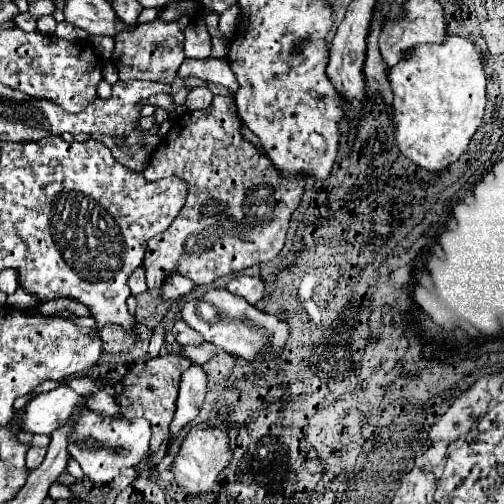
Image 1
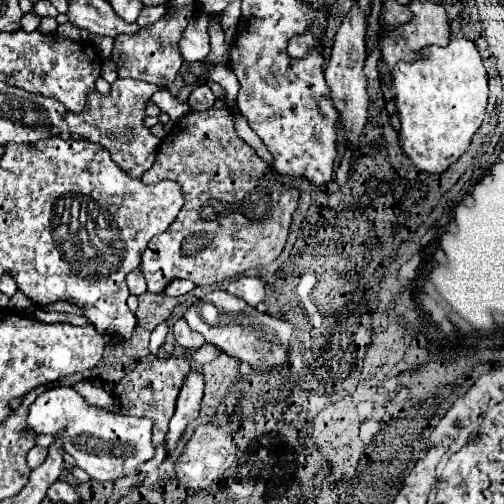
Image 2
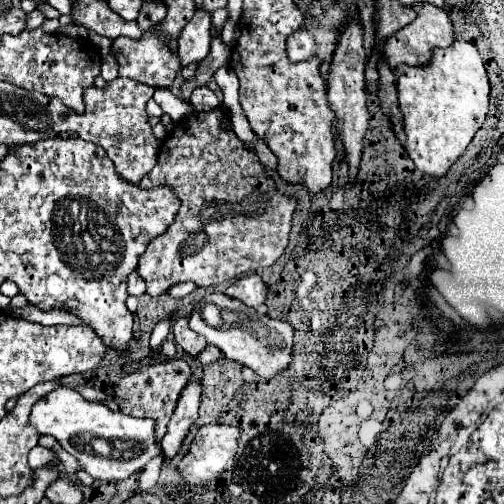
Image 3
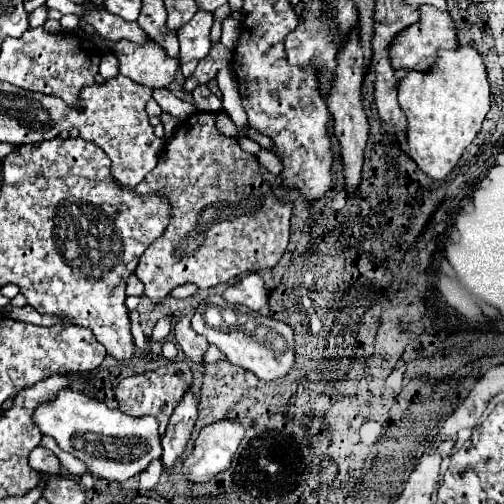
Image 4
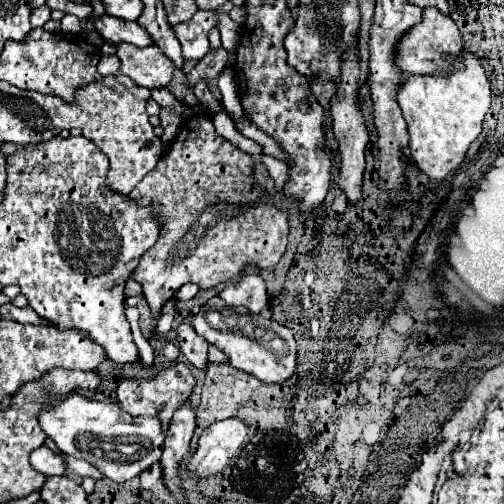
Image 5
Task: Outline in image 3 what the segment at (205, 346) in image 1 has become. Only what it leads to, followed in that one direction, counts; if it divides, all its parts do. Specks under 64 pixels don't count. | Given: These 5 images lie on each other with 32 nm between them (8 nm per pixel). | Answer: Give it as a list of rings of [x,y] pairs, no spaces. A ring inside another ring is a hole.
[[[211,345],[207,346],[198,356],[197,360],[202,364],[206,365],[214,362],[214,360],[218,360],[218,358],[222,358],[222,352],[216,348],[216,346]]]

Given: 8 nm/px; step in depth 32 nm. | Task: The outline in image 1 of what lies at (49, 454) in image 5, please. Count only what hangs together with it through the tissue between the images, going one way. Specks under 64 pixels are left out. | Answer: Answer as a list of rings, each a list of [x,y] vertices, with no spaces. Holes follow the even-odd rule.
[[[30,448],[28,456],[26,456],[26,466],[30,470],[36,470],[42,464],[44,456],[46,456],[46,448]]]

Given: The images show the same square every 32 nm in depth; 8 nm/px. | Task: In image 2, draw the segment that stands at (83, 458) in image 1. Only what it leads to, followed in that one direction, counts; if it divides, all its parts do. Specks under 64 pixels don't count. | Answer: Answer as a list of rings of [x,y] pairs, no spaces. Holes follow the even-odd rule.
[[[56,386],[40,394],[28,410],[26,426],[36,434],[66,432],[66,452],[96,482],[116,480],[154,456],[154,448],[150,444],[152,422],[148,418],[110,414],[102,408],[88,406],[70,386]]]

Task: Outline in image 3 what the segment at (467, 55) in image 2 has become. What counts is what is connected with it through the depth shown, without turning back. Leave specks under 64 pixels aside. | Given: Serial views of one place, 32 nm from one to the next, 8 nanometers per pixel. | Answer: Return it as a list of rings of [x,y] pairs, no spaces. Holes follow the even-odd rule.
[[[454,40],[452,48],[434,48],[428,64],[400,66],[394,74],[398,106],[404,116],[404,150],[422,172],[444,176],[486,118],[490,86],[484,62],[472,42]]]

